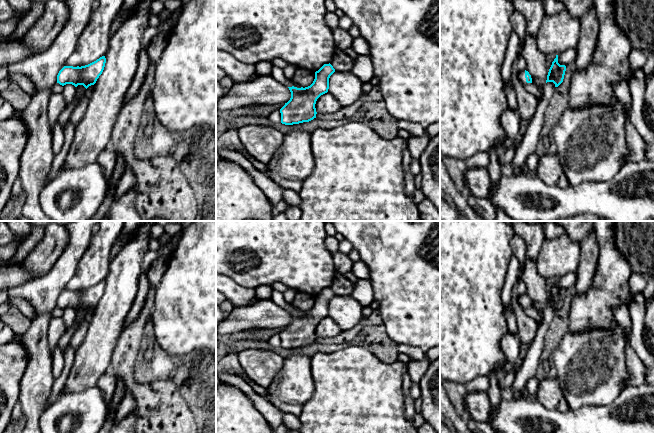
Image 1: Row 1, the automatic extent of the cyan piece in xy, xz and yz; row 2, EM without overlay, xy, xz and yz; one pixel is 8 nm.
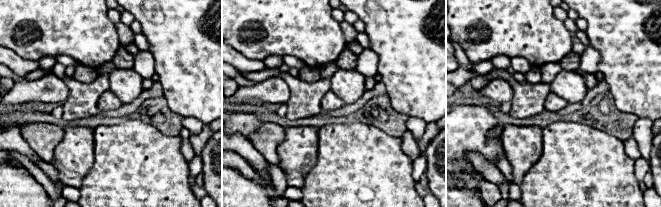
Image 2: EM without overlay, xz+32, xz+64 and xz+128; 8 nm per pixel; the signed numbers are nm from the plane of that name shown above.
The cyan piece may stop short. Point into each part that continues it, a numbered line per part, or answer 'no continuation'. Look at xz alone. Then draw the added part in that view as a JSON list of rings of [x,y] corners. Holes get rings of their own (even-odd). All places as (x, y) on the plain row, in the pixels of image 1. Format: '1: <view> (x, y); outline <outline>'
no continuation

